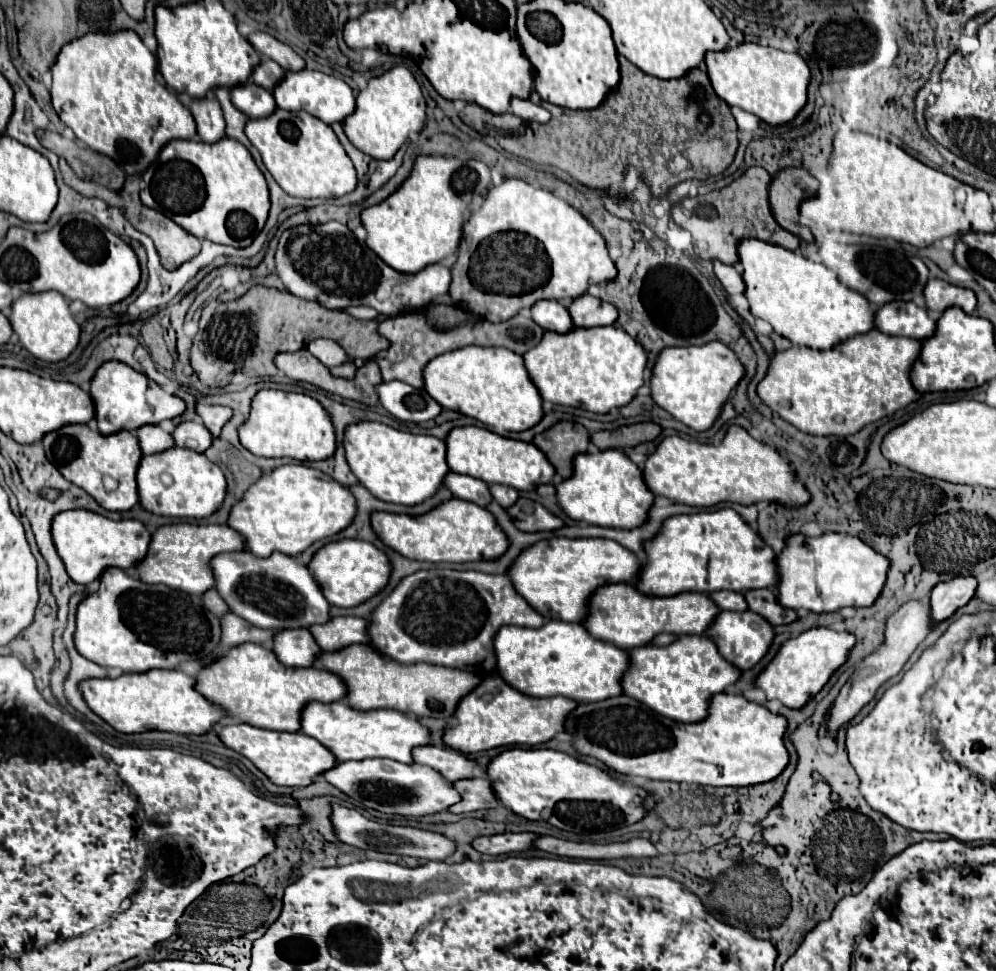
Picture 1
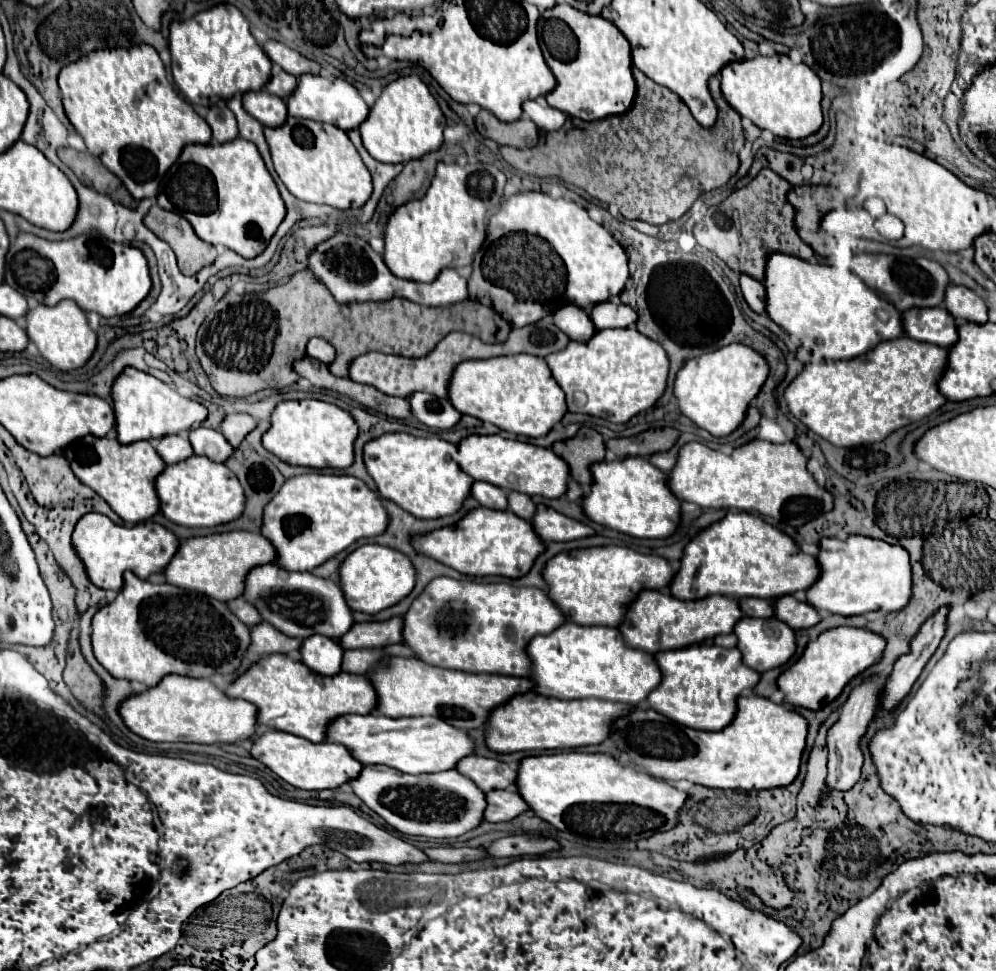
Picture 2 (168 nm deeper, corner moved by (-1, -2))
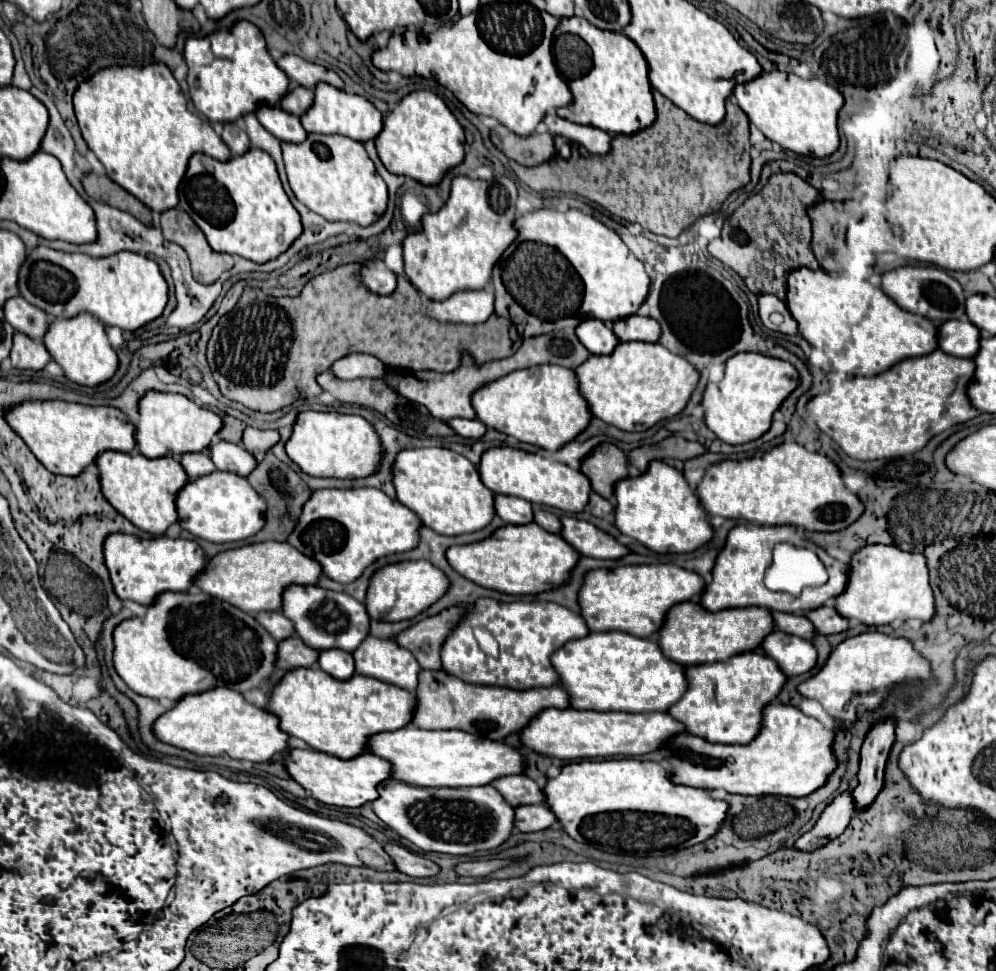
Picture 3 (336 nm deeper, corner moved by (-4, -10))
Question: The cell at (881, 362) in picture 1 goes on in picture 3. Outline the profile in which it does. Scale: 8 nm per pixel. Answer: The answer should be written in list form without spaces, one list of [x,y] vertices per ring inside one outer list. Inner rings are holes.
[[[934,351],[930,355],[904,359],[902,363],[894,365],[892,369],[876,375],[876,377],[854,377],[850,381],[840,383],[836,389],[814,397],[808,403],[808,415],[814,419],[820,431],[830,435],[842,449],[854,459],[892,459],[902,455],[912,455],[928,445],[928,441],[952,429],[954,425],[966,423],[980,413],[970,403],[966,395],[966,383],[974,377],[974,361],[952,357],[944,351]]]

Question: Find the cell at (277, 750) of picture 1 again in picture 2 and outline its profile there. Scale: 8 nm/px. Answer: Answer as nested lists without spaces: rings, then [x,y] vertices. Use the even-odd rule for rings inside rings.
[[[267,731],[255,737],[249,753],[251,757],[267,765],[283,781],[291,783],[297,789],[309,789],[309,791],[335,789],[341,783],[347,783],[349,779],[357,777],[359,771],[363,769],[363,765],[357,759],[353,759],[351,753],[339,743],[331,743],[331,741],[311,743],[307,739],[295,737],[291,733],[281,733],[281,731]]]

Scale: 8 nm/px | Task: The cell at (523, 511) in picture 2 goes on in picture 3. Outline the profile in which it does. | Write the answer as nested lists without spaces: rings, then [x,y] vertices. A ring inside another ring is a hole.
[[[536,509],[536,511],[534,511],[534,521],[536,521],[540,527],[544,527],[546,531],[550,531],[550,533],[560,533],[560,529],[562,529],[560,517],[554,515],[554,513],[550,513],[550,511]]]

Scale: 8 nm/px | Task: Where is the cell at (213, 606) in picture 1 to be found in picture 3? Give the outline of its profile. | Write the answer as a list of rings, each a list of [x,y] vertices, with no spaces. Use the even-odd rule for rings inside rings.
[[[262,611],[258,615],[254,615],[258,619],[258,623],[262,627],[266,627],[266,631],[270,635],[274,635],[274,639],[282,641],[282,639],[288,639],[290,635],[294,635],[294,625],[290,623],[290,619],[286,619],[280,611]]]

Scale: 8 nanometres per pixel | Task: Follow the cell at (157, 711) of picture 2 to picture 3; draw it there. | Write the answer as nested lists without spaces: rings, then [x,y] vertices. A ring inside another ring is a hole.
[[[210,689],[200,695],[188,695],[182,701],[176,703],[174,709],[166,711],[156,723],[154,723],[154,733],[160,741],[170,743],[174,747],[192,751],[196,755],[226,755],[232,759],[244,759],[252,763],[270,763],[276,753],[284,753],[288,749],[288,735],[280,729],[278,717],[266,709],[260,709],[244,699],[242,693],[236,693],[232,689]]]

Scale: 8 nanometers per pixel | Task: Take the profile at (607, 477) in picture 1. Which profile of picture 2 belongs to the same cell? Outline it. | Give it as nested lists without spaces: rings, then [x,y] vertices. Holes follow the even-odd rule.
[[[641,457],[599,461],[591,465],[591,475],[593,475],[591,489],[587,495],[583,495],[583,501],[581,501],[581,507],[591,521],[639,539],[663,539],[673,535],[679,523],[679,501],[667,487],[667,475],[661,473],[657,467],[653,467],[649,461]]]

